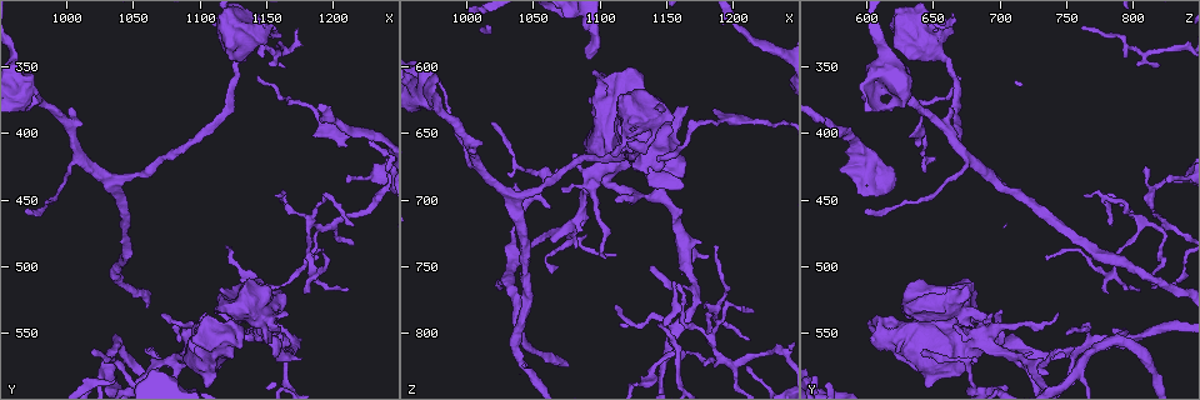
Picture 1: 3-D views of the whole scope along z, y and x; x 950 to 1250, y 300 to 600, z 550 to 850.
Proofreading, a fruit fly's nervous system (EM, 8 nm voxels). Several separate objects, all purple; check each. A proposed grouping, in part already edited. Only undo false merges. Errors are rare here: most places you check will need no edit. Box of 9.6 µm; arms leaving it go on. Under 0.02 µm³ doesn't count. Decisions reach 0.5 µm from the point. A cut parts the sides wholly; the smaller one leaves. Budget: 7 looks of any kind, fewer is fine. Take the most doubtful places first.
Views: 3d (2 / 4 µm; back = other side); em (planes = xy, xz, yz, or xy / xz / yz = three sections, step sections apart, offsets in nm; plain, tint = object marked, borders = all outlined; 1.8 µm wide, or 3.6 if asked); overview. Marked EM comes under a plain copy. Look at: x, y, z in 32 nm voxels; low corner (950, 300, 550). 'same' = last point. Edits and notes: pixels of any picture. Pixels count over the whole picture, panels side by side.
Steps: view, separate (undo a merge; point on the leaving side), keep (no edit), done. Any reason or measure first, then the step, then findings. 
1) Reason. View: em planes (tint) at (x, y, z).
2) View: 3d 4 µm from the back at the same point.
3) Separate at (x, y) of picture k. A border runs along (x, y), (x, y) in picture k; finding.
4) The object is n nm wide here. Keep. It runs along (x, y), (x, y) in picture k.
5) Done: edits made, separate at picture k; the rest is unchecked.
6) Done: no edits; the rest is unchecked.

View: em 3.6 µm planes (borders) at (1142, 546, 678).

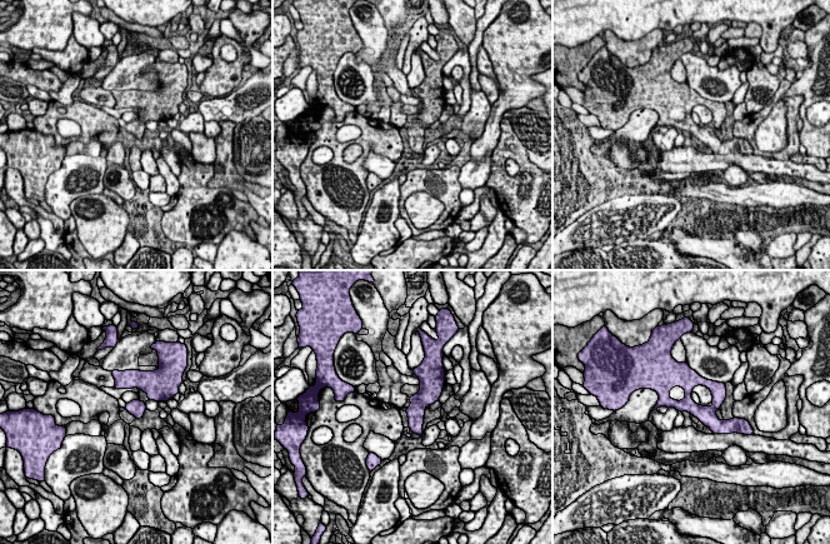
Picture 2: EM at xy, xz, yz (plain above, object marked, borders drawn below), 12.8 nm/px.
Keep. It runs along (691, 374), (688, 400), (721, 430) in picture 2; all the same neuron.

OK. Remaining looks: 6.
Thick turns thin. View: 3d 2 µm at (1080, 570, 718).

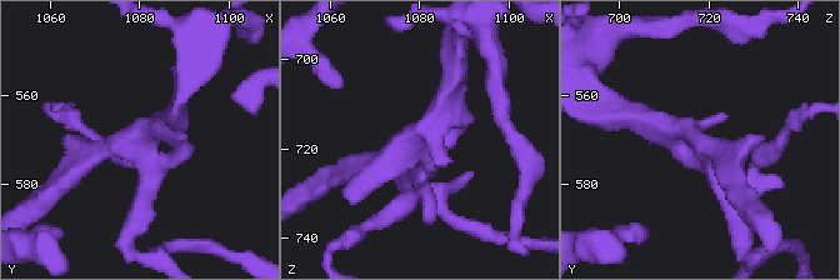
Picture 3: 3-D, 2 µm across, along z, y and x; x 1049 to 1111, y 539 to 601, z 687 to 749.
Need the tissue. View: em xz step 4 (tint) at (1081, 567, 716).

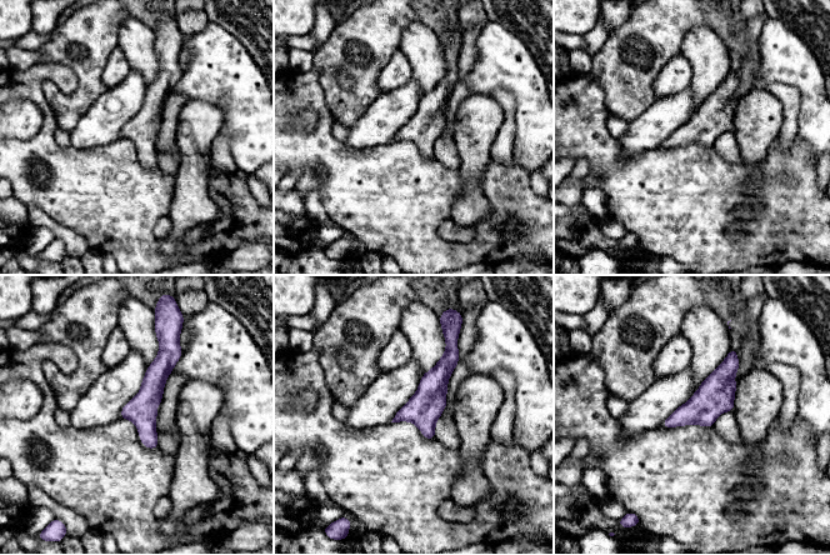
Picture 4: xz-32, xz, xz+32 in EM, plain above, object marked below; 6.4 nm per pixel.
View: em planes (tint) at the same point.

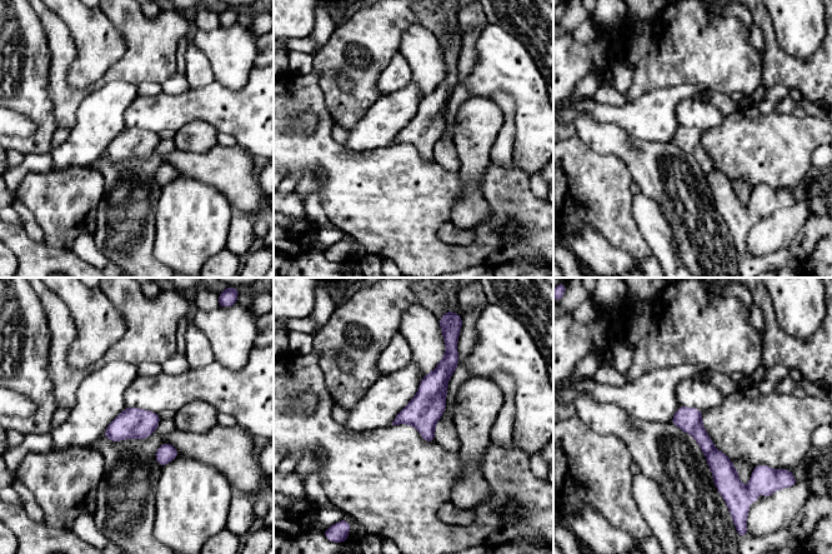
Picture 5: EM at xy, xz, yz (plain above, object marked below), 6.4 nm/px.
Keep. It runs along (682, 409), (683, 415), (732, 482) in picture 5; one neuron here.

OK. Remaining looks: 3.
Abrupt turn. View: em yz step 4 (tint) at (1148, 334, 794).

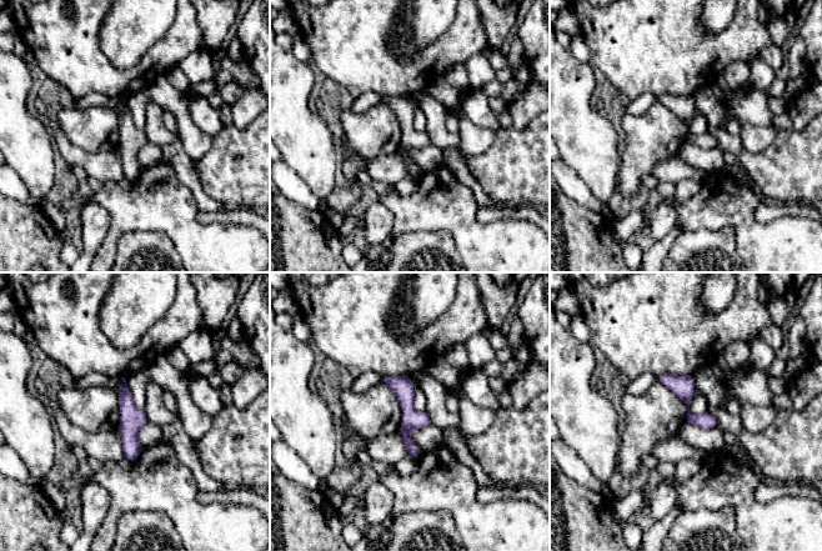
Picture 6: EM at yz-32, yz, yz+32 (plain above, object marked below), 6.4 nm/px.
Keep. It runs along (385, 379), (406, 397), (414, 454) in picture 6; all the same neuron.

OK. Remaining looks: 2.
Done: no edits; the rest is unchecked.

